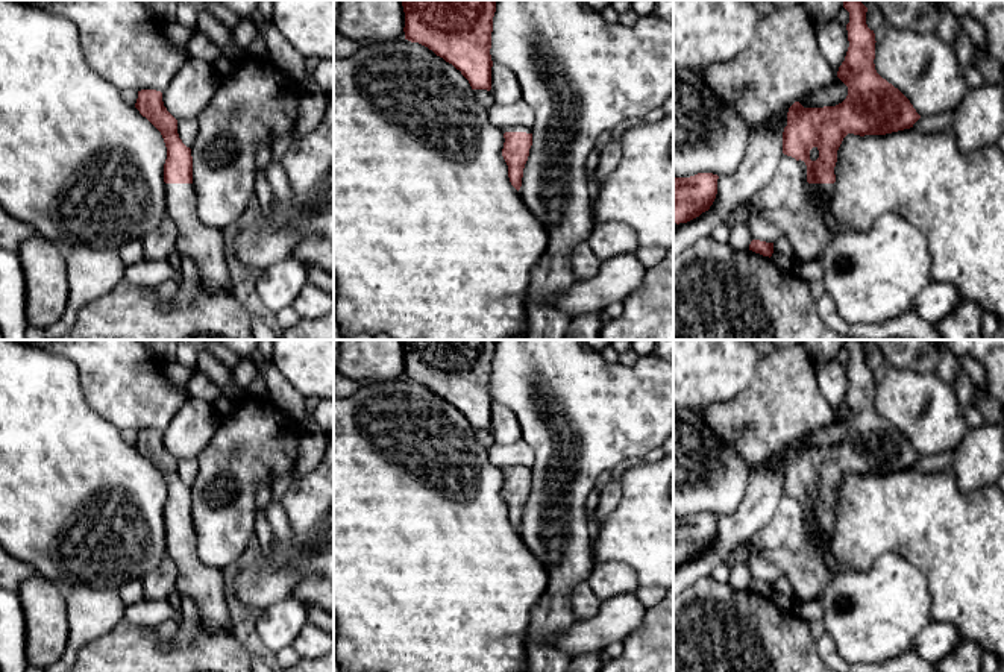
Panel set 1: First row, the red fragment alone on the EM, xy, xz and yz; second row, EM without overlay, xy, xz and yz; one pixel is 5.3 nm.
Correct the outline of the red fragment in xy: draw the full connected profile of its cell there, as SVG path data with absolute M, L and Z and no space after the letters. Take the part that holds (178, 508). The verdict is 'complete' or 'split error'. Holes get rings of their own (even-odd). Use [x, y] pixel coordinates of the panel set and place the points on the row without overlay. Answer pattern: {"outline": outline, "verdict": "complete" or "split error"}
{"outline": "M156 429L138 431L135 447L161 472L167 487L165 554L177 566L176 590L196 602L203 625L200 631L229 634L232 622L224 599L223 570L205 564L199 557L191 488L179 478L177 460L167 451L162 432Z", "verdict": "split error"}

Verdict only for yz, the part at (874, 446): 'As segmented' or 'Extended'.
Extended

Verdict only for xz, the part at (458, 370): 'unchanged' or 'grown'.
unchanged

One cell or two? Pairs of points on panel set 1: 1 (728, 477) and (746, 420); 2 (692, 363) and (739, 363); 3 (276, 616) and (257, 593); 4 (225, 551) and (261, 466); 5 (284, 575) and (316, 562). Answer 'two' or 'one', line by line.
1: two
2: one
3: two
4: one
5: one

